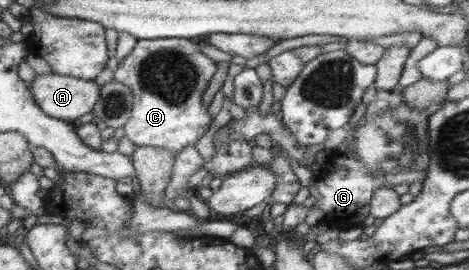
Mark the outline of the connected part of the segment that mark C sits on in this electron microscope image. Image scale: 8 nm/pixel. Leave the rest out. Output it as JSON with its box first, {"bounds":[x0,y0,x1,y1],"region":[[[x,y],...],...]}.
{"bounds":[113,38,216,152],"region":[[[154,38],[137,40],[133,49],[113,70],[113,80],[126,86],[133,95],[130,118],[122,127],[123,136],[136,146],[152,146],[180,152],[208,130],[212,118],[208,107],[202,104],[202,95],[207,89],[216,63],[200,51],[199,39]]]}

